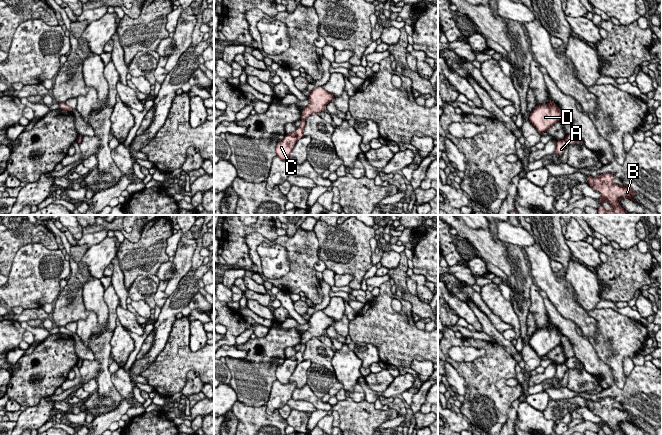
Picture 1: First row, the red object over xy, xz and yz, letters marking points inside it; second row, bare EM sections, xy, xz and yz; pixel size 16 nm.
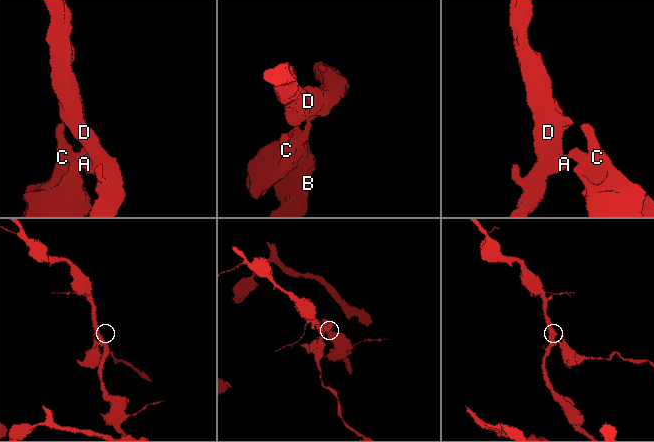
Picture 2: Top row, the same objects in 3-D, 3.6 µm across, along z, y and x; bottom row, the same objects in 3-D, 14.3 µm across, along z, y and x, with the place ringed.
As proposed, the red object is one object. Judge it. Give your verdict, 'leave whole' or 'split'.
split

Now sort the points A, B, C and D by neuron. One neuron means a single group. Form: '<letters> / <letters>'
A D / B C

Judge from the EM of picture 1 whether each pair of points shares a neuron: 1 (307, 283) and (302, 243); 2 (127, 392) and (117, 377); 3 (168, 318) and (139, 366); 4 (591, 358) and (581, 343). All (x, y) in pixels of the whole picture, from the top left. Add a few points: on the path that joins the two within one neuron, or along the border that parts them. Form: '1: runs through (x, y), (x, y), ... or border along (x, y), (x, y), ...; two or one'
1: runs through (302, 273), (302, 253); one
2: runs through (125, 388), (121, 381); one
3: runs through (161, 330), (159, 344), (151, 355); one
4: runs through (587, 354), (582, 347); one

